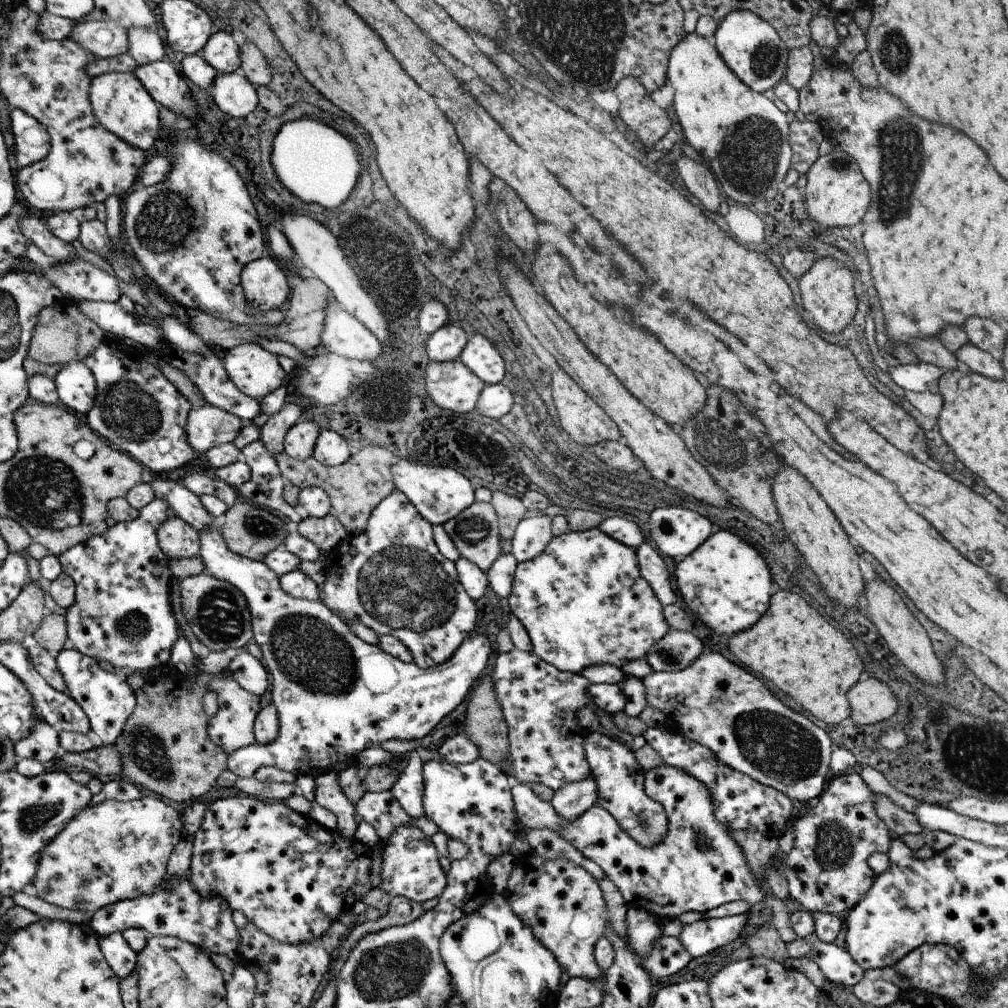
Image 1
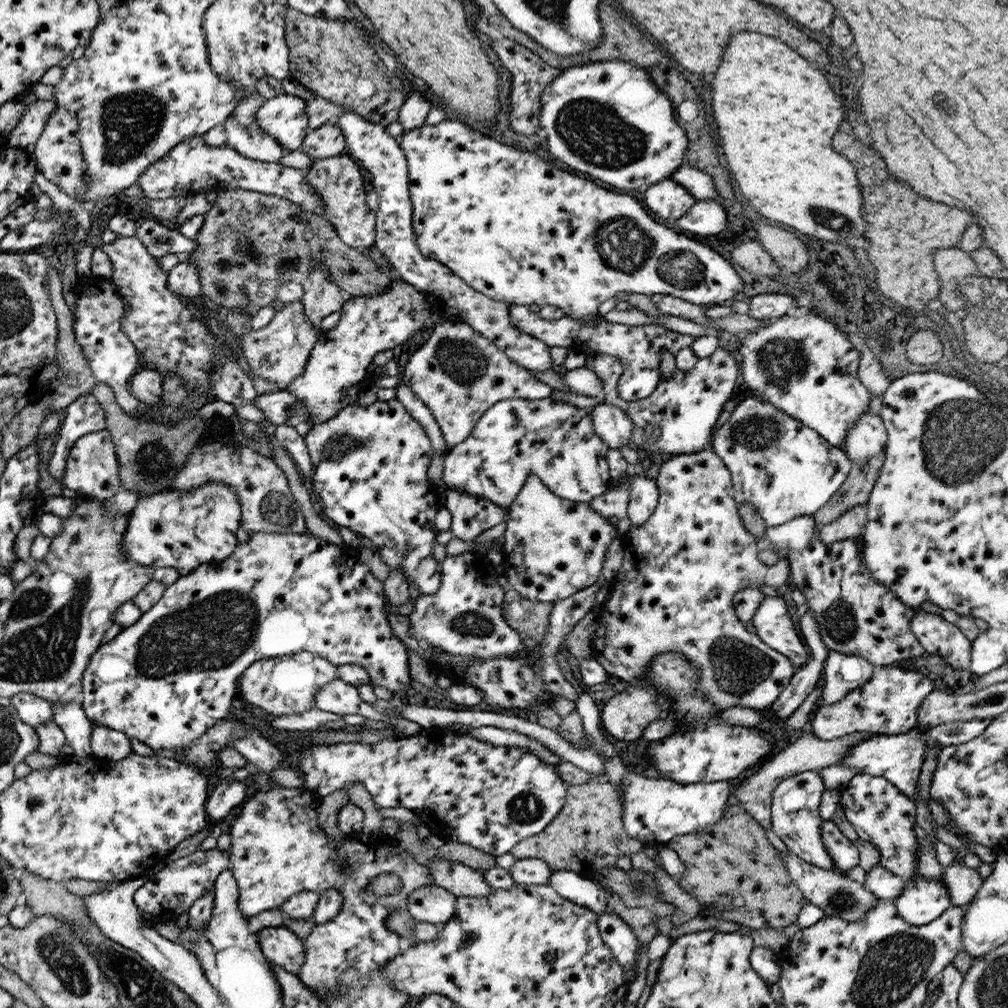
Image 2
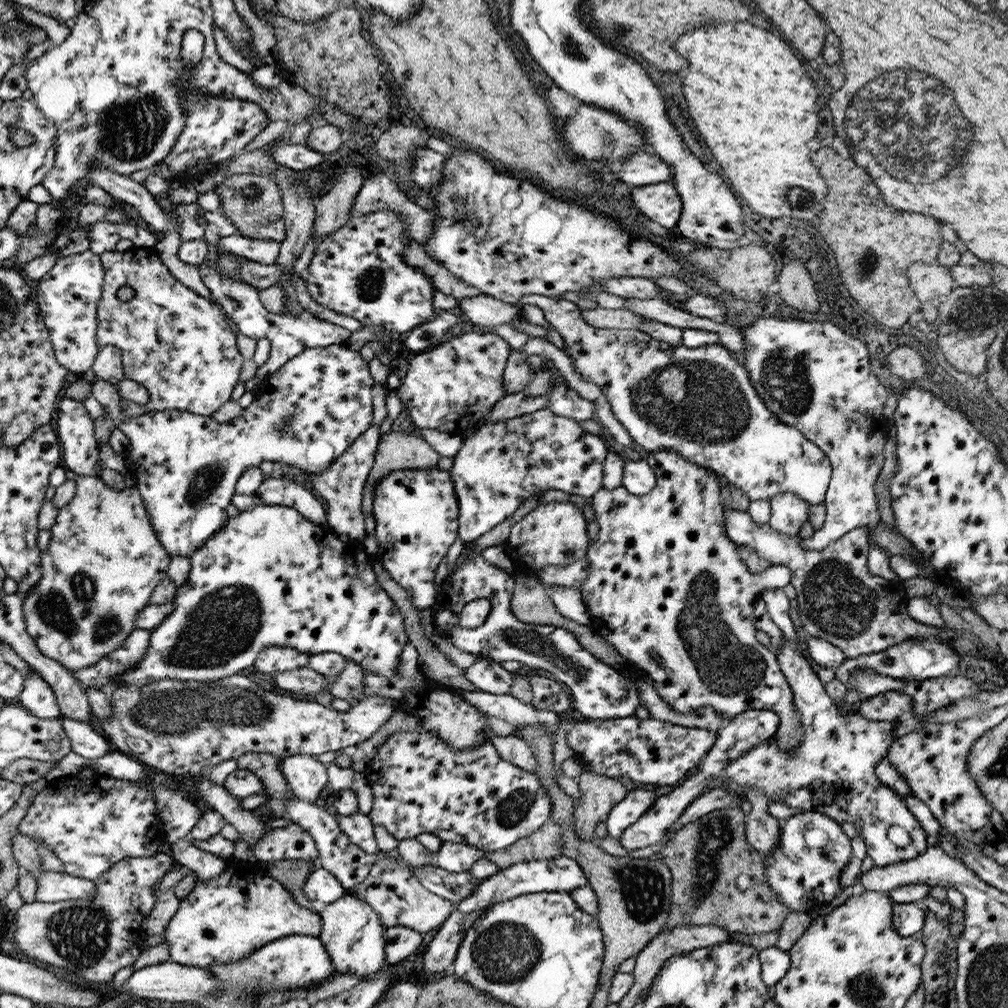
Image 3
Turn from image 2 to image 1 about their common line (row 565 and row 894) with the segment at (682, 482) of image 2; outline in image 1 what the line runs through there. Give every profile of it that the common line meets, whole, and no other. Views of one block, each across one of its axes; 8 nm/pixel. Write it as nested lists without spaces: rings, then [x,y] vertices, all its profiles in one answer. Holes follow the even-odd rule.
[[[663,763],[645,772],[644,789],[650,799],[664,806],[667,822],[664,840],[652,848],[644,848],[634,842],[599,805],[588,808],[582,816],[568,822],[558,820],[551,802],[540,800],[524,784],[513,783],[511,794],[521,826],[557,832],[604,872],[605,877],[620,890],[627,907],[646,910],[661,921],[676,919],[684,912],[704,914],[731,901],[741,900],[754,905],[764,900],[768,888],[779,902],[783,903],[790,897],[782,868],[772,867],[771,862],[766,868],[765,878],[755,880],[730,830],[716,821],[709,791],[702,782]]]

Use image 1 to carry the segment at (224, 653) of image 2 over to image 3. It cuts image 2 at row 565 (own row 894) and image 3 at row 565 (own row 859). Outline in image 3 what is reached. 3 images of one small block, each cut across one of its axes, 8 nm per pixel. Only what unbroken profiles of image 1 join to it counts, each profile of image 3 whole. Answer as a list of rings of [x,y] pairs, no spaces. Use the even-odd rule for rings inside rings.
[[[256,505],[251,509],[240,511],[237,516],[228,517],[226,524],[220,531],[210,537],[209,541],[197,553],[189,557],[191,563],[190,577],[185,586],[177,588],[177,594],[172,600],[175,602],[173,614],[163,624],[150,632],[150,648],[146,648],[146,654],[144,654],[142,662],[136,668],[124,672],[122,677],[115,679],[109,686],[114,687],[115,691],[121,686],[125,686],[125,688],[147,686],[149,682],[163,680],[164,678],[170,678],[171,680],[200,680],[201,682],[228,678],[232,674],[236,674],[238,670],[244,670],[255,665],[262,650],[268,649],[272,645],[294,647],[294,649],[310,655],[320,652],[335,652],[346,659],[356,661],[360,668],[378,673],[379,676],[384,676],[385,678],[397,676],[400,673],[400,670],[398,670],[398,667],[400,667],[398,666],[400,653],[402,653],[404,645],[409,642],[408,636],[404,627],[404,618],[402,618],[399,608],[377,582],[372,569],[373,558],[373,556],[366,553],[362,540],[351,538],[347,542],[342,542],[339,534],[333,531],[328,524],[311,521],[294,507]]]

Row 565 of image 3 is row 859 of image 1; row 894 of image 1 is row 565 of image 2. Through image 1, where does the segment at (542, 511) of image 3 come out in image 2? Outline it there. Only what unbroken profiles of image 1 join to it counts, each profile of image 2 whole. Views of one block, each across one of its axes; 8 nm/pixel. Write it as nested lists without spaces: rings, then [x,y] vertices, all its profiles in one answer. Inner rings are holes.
[[[529,476],[526,479],[526,482],[521,486],[518,496],[509,506],[508,513],[509,518],[506,521],[507,527],[504,532],[504,564],[507,568],[506,577],[508,577],[508,583],[510,584],[511,589],[516,591],[520,597],[538,602],[559,602],[572,596],[572,594],[597,583],[601,579],[601,571],[603,568],[602,562],[604,561],[604,555],[606,555],[606,548],[610,547],[610,543],[612,543],[614,538],[620,536],[622,530],[622,526],[617,527],[612,525],[607,517],[597,513],[588,503],[566,500],[565,498],[560,498],[558,495],[555,495],[553,492],[550,492],[550,489],[536,476]]]

